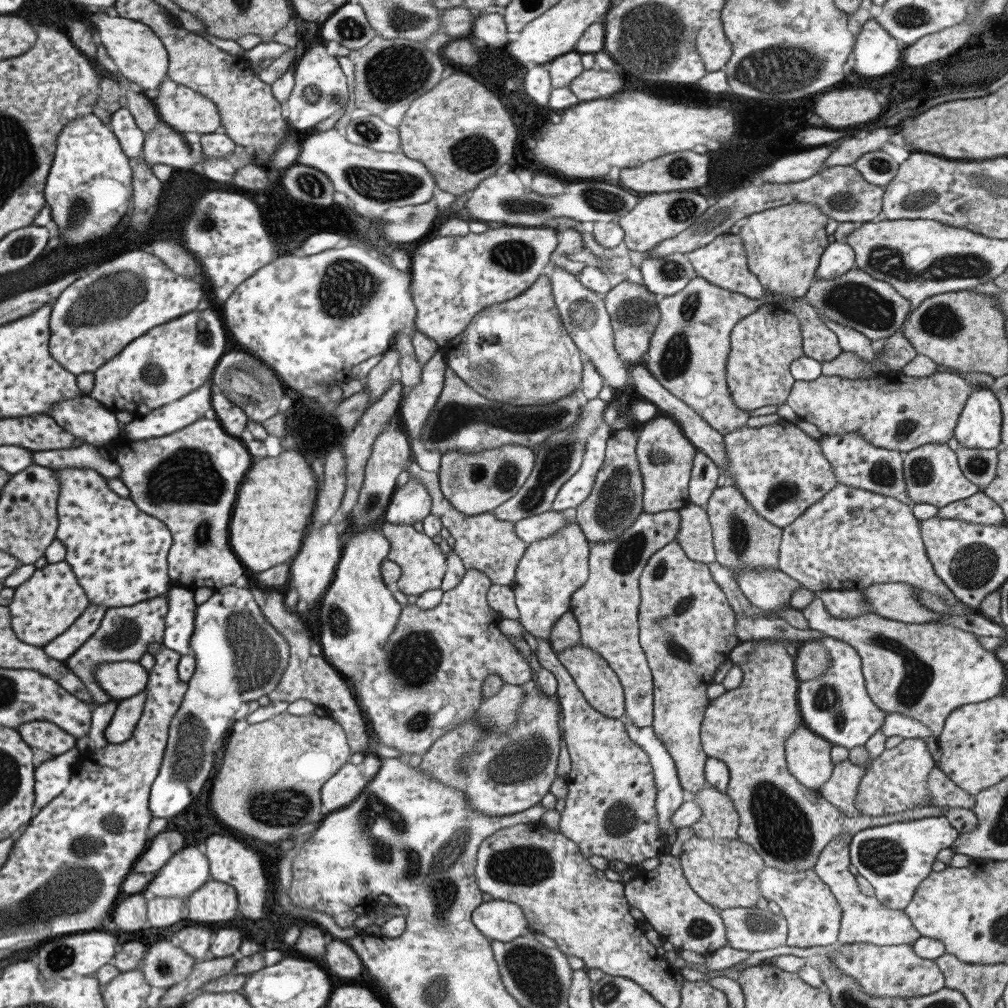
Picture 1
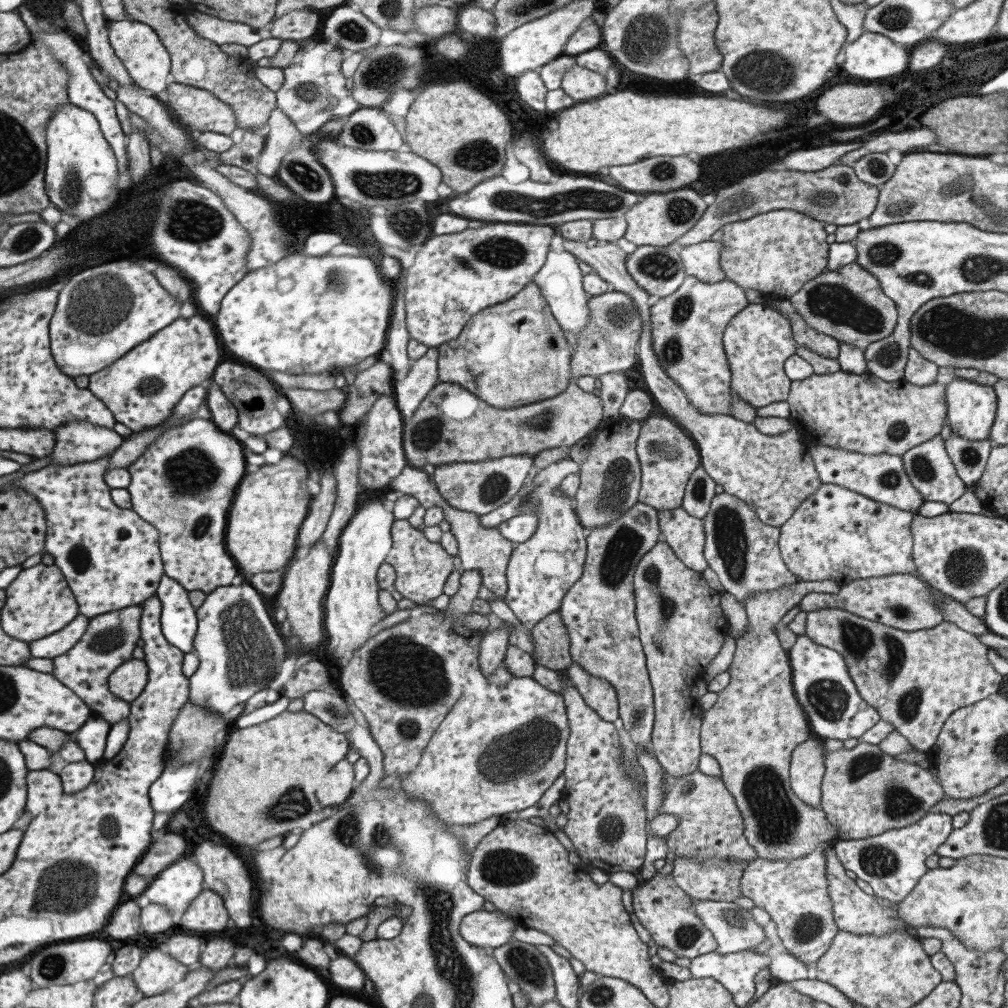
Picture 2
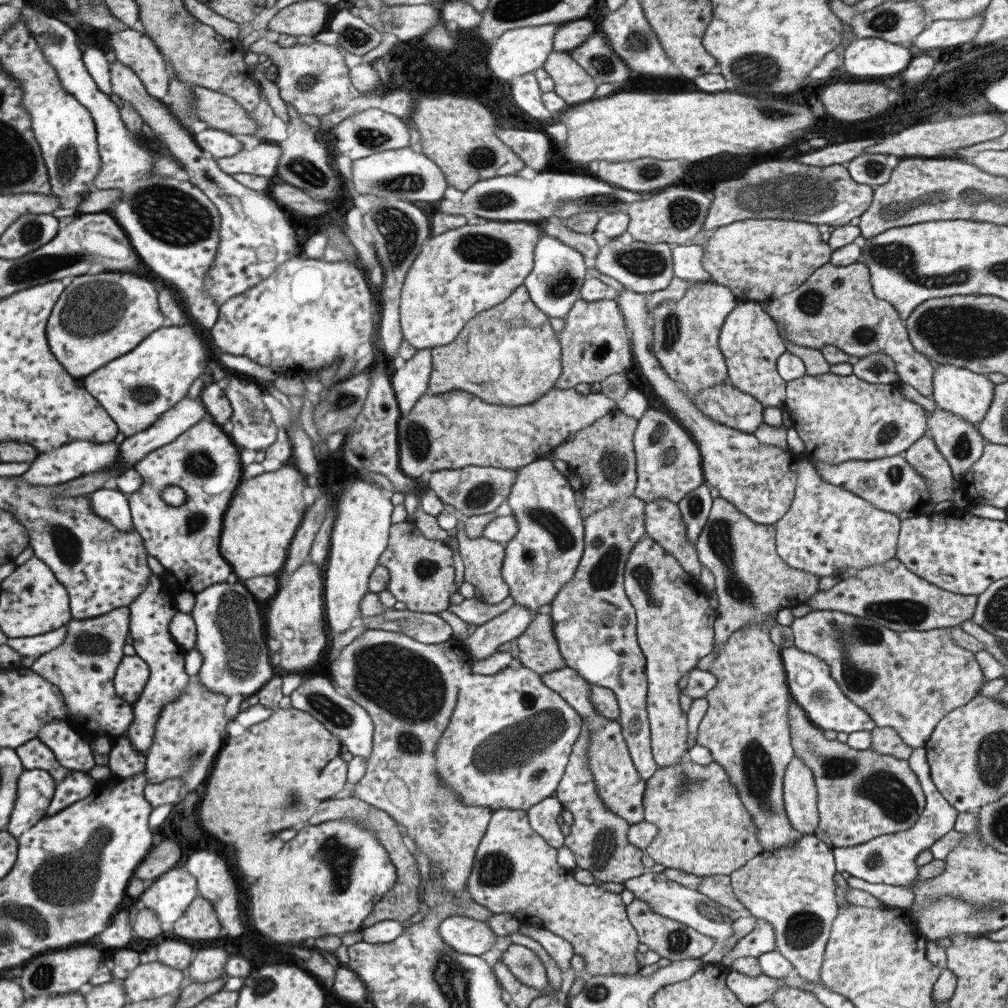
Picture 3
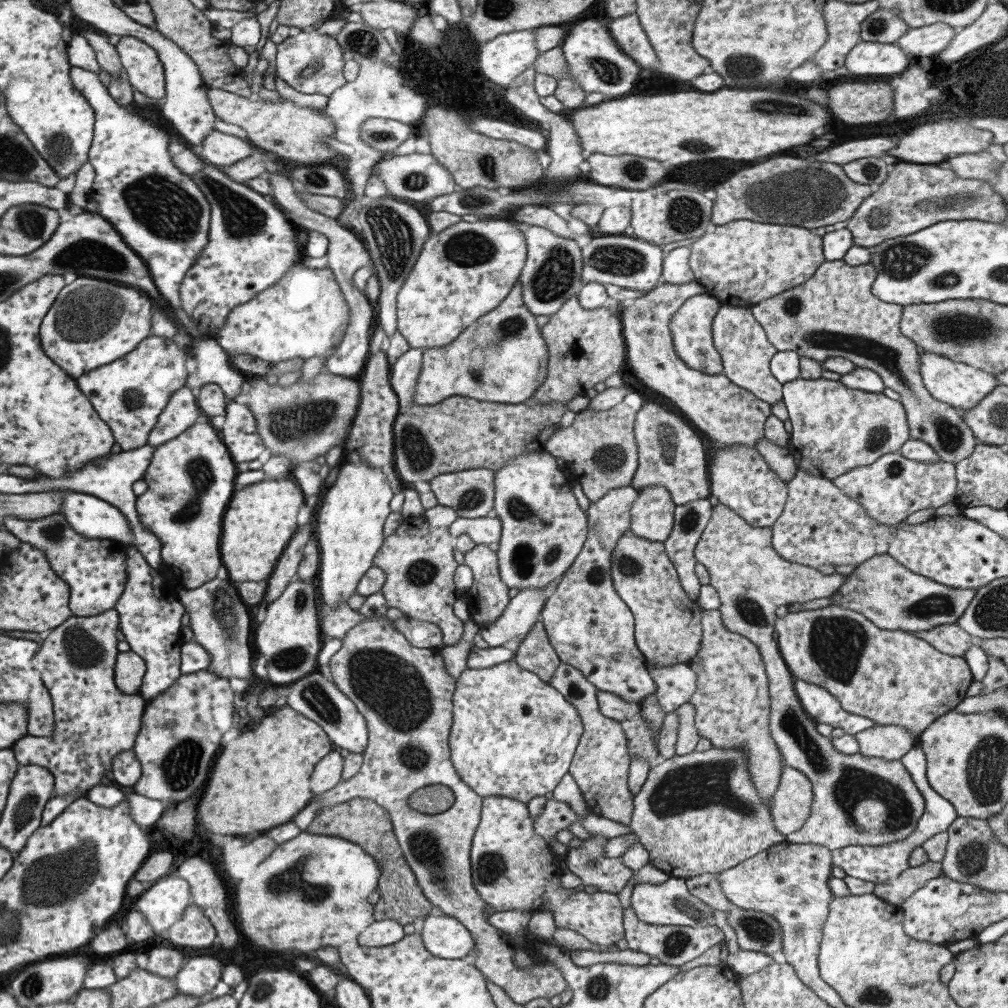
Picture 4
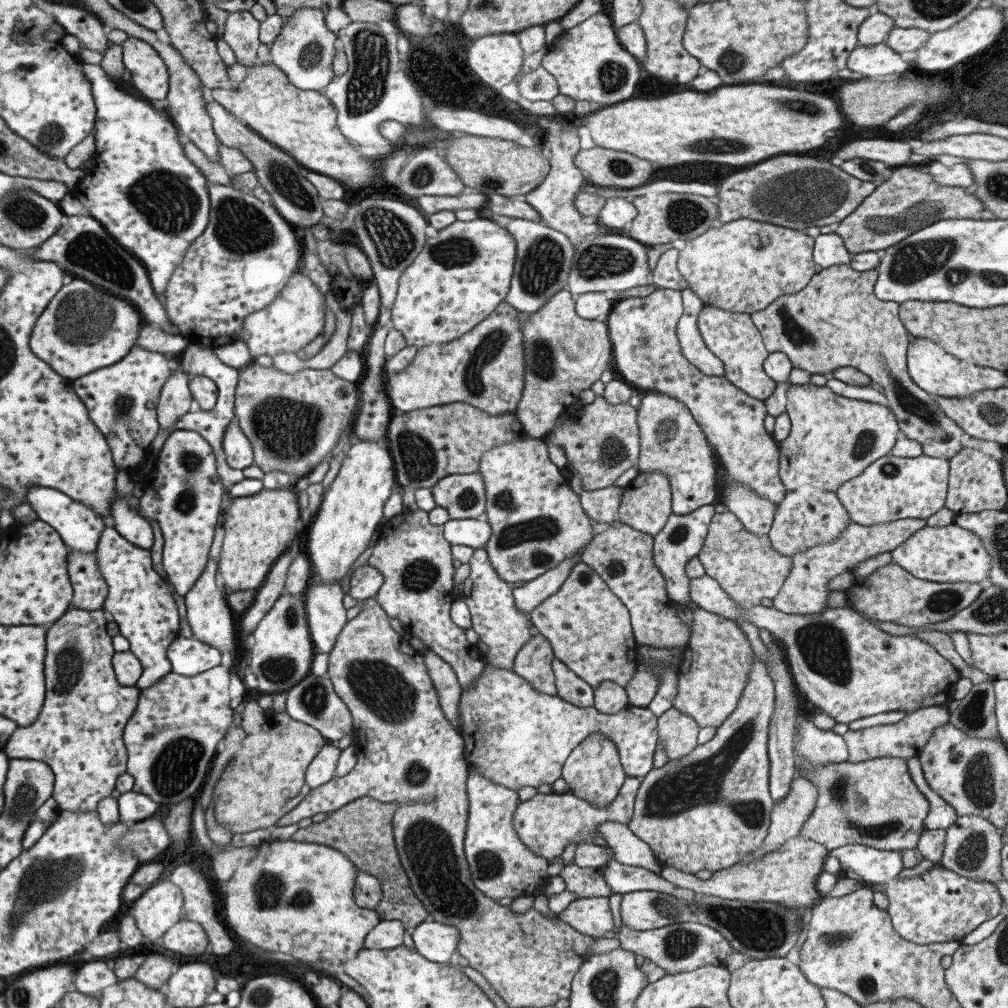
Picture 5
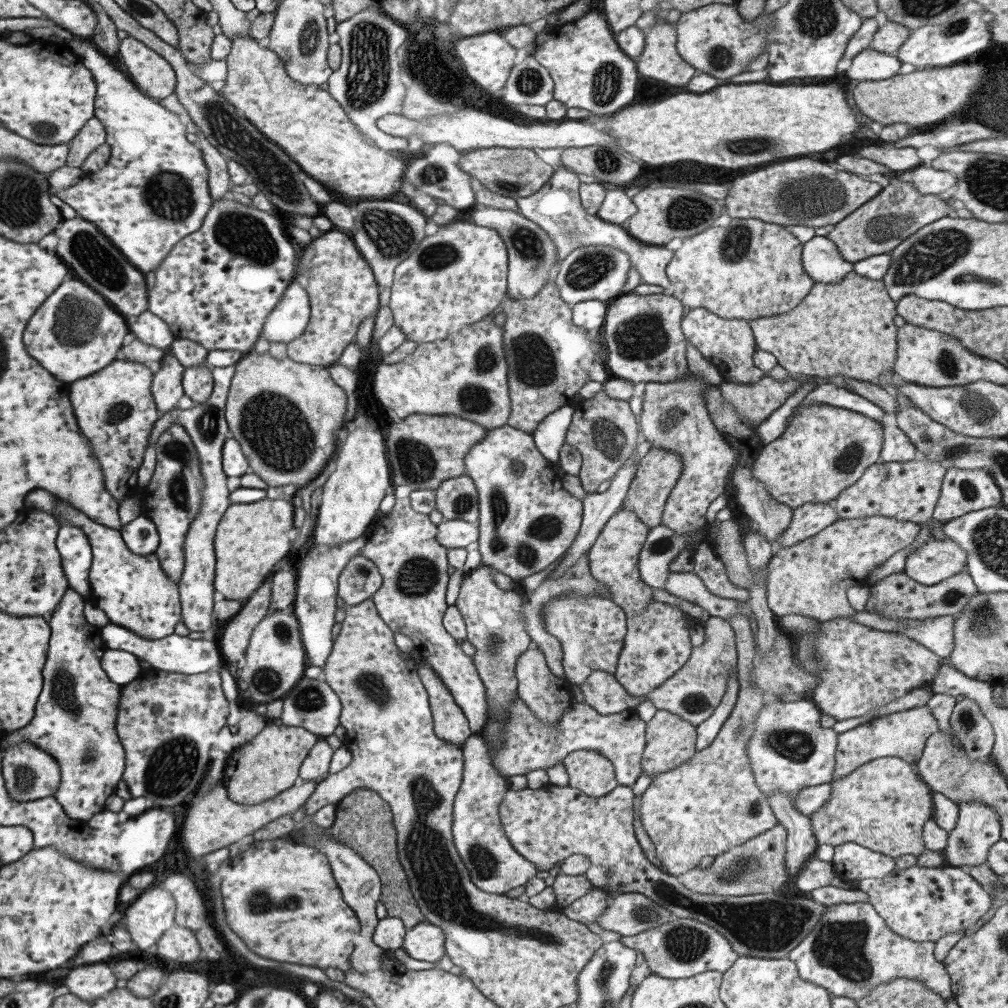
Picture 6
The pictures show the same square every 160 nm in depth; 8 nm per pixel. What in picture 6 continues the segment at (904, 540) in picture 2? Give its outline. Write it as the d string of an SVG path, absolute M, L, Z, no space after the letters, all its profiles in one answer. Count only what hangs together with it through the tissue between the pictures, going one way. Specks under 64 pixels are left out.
M828 502L804 504L791 511L789 524L773 542L775 549L787 548L809 538L833 524L837 518L834 507Z

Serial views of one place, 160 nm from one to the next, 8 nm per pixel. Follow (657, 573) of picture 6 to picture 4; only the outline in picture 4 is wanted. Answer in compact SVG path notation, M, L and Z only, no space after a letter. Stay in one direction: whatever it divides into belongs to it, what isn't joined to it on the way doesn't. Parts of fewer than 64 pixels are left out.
M707 499L693 500L683 506L674 506L673 526L667 540L664 540L665 552L673 563L682 589L694 602L700 584L694 573L696 560L694 546L712 511Z

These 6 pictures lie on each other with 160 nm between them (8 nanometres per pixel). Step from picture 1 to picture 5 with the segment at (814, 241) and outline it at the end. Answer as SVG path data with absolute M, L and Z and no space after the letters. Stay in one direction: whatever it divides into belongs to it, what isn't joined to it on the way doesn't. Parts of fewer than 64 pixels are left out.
M738 218L685 241L675 266L703 306L750 315L809 283L818 270L811 260L813 240L805 231Z

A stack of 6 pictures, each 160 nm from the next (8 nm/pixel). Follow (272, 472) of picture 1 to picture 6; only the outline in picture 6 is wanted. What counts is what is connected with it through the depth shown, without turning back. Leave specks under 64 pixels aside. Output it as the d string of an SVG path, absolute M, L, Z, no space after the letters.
M266 496L262 499L251 504L230 504L216 526L213 586L227 600L245 601L276 570L275 564L283 556L290 556L294 531L292 504Z

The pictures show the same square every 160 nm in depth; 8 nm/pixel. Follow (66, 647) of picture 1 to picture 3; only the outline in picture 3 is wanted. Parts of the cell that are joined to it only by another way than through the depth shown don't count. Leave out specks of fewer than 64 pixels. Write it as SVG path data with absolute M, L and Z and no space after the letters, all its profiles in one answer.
M67 626L39 636L23 638L9 637L5 650L15 650L23 656L33 656L34 660L41 658L44 654L51 652L55 646L61 645L67 638Z

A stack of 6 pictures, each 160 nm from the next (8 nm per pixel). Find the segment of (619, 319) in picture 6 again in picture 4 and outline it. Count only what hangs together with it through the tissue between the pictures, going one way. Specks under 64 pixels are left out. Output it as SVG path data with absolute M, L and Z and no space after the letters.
M695 280L687 284L659 284L652 290L647 291L643 296L634 300L629 307L621 309L621 334L625 343L624 368L628 369L638 380L643 382L647 388L663 394L668 398L685 416L693 422L693 426L707 434L712 444L717 447L730 447L741 445L754 448L754 444L764 436L764 422L770 415L770 405L753 396L748 390L734 385L725 375L703 374L692 370L683 364L675 355L671 344L671 337L668 329L668 322L671 315L681 306L683 302L697 294L704 293L703 287Z

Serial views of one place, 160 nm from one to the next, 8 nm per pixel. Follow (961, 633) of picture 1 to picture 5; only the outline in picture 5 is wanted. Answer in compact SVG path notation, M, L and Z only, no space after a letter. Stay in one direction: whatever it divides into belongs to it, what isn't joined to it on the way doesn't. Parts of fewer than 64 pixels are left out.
M707 575L689 579L689 598L697 607L718 614L725 619L749 621L770 632L782 649L794 686L805 694L814 707L827 714L835 723L847 725L849 722L892 711L913 713L917 708L946 706L952 698L955 684L959 678L958 670L945 660L934 648L916 636L895 636L885 633L861 617L849 606L825 607L813 614L785 614L773 607L762 605L740 608L728 594Z

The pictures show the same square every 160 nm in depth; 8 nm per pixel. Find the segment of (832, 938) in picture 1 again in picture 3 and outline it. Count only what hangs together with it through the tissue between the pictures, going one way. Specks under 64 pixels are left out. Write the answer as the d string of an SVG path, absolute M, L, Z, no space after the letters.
M810 834L801 836L793 847L773 852L761 851L741 868L729 874L729 882L735 898L747 908L750 914L772 926L776 950L791 963L794 973L803 980L807 980L809 984L821 984L819 971L824 948L839 907L834 893L836 886L833 875L835 873L832 850Z

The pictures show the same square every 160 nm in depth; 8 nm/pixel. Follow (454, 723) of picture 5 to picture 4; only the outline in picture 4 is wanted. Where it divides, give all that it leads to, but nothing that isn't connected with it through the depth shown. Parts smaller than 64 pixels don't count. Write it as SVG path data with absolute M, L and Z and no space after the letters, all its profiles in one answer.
M470 618L467 620L464 620L462 622L462 629L464 630L462 632L461 638L456 642L453 646L443 646L439 648L440 655L443 657L444 663L445 663L445 670L456 680L456 678L459 676L459 673L466 669L466 658L468 655L468 652L470 649L474 646L473 645L473 636L475 636L475 633L478 632L478 629L481 626L478 624L475 624L473 620Z

